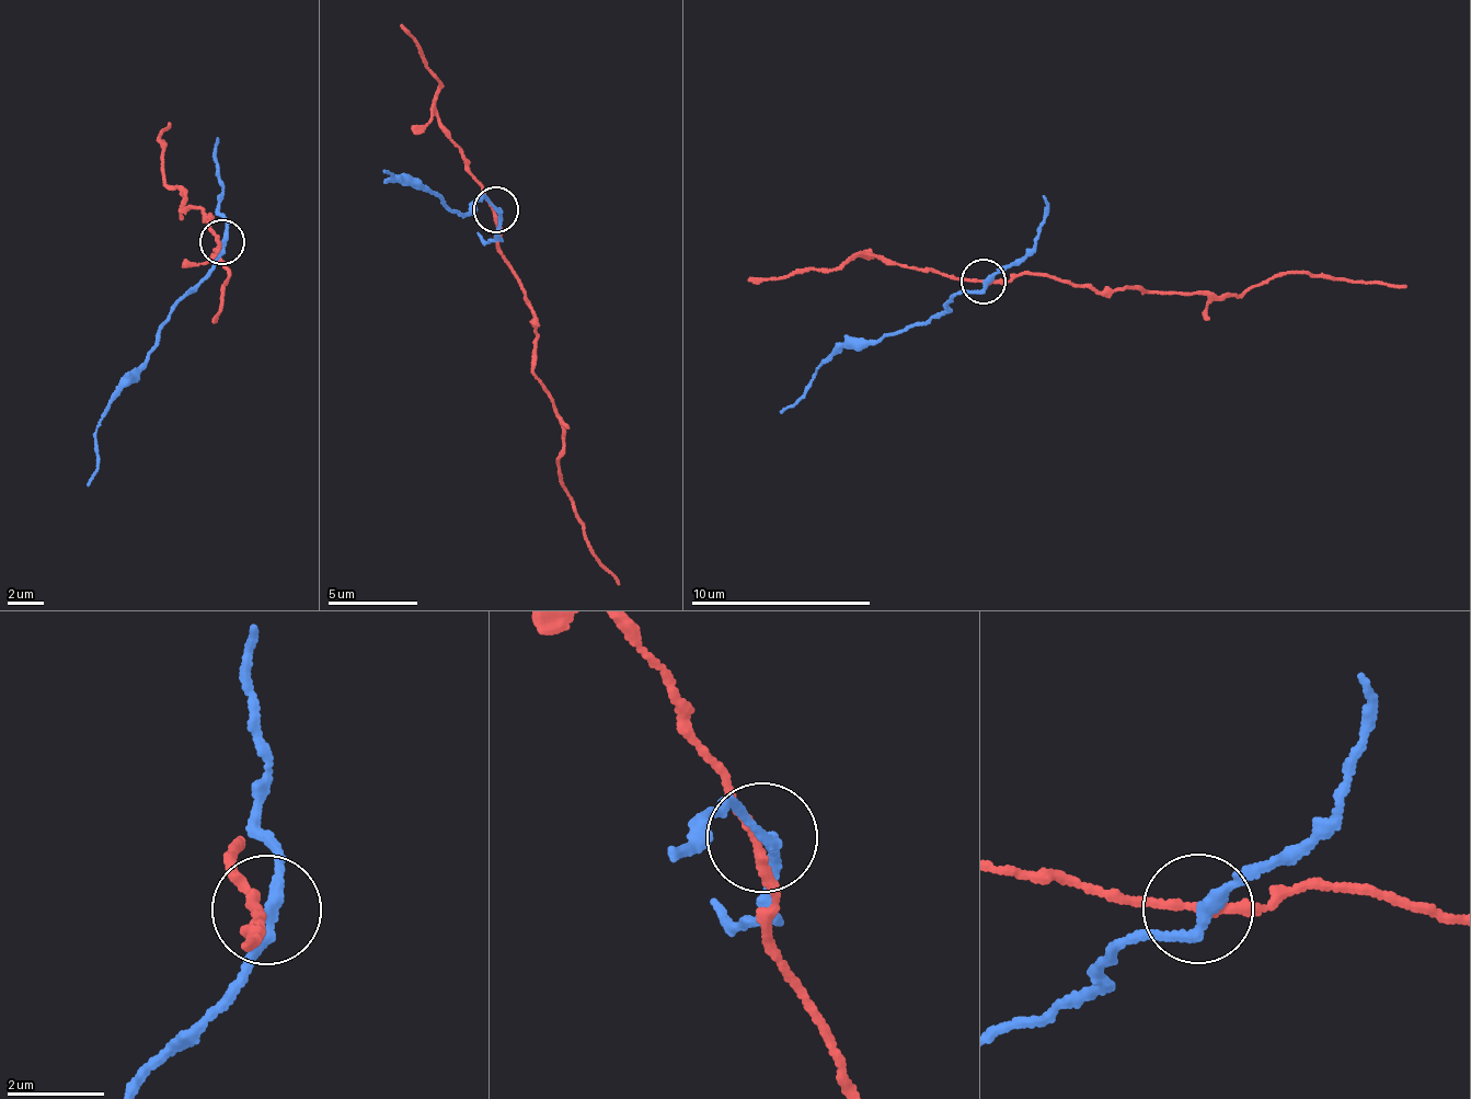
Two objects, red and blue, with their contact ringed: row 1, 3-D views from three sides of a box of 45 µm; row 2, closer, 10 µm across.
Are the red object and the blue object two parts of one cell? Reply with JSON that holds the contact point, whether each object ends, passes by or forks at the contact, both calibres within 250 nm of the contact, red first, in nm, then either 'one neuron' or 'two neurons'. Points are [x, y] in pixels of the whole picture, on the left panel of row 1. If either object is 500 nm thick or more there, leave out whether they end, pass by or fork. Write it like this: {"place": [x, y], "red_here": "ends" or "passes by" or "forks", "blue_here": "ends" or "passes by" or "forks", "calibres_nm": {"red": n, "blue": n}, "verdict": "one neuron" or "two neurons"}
{"place": [221, 242], "red_here": "passes by", "blue_here": "passes by", "calibres_nm": {"red": 170, "blue": 240}, "verdict": "two neurons"}

